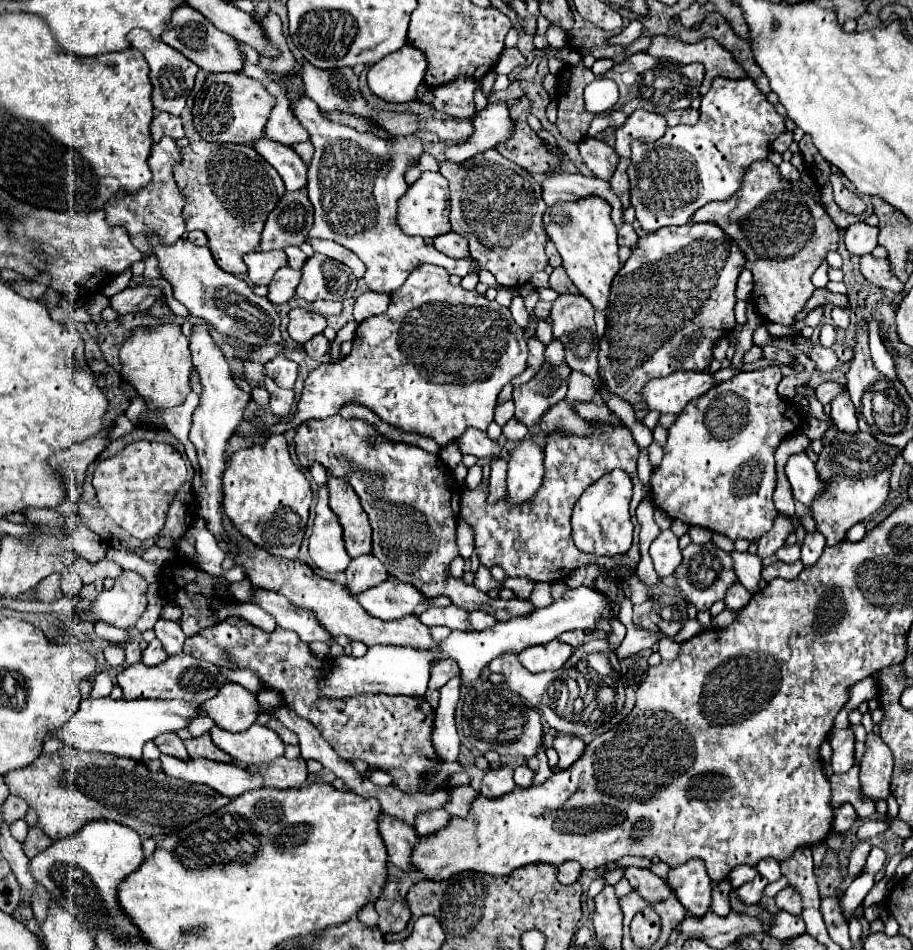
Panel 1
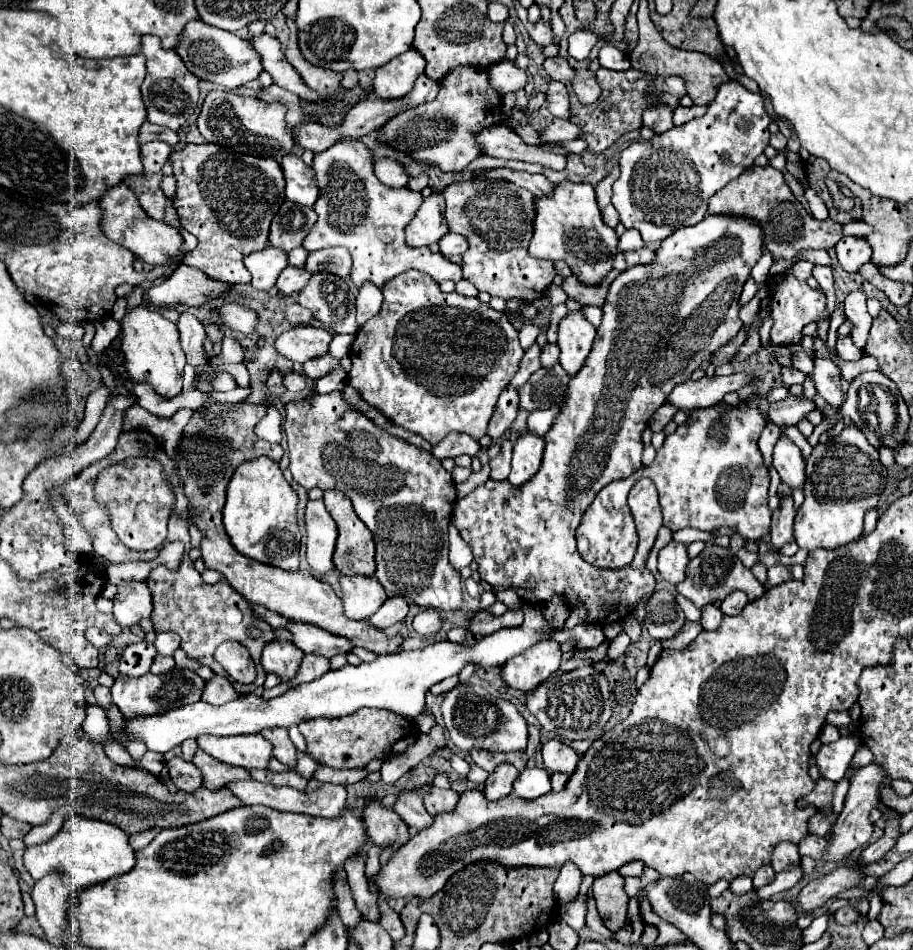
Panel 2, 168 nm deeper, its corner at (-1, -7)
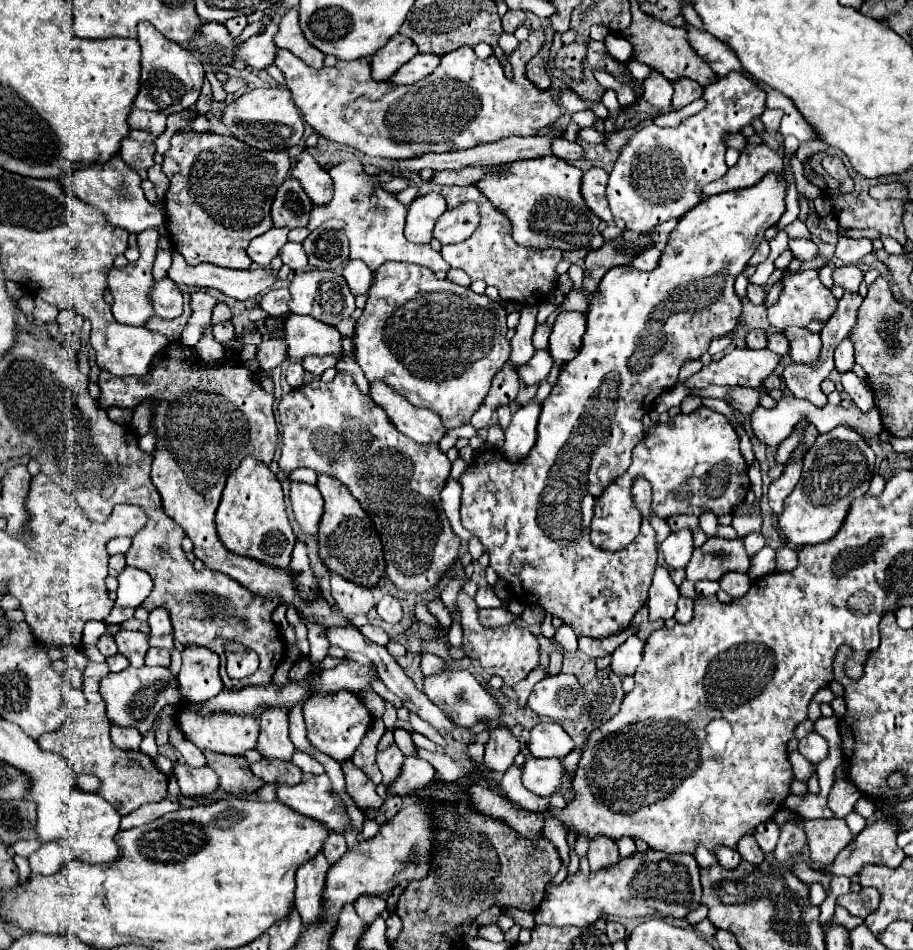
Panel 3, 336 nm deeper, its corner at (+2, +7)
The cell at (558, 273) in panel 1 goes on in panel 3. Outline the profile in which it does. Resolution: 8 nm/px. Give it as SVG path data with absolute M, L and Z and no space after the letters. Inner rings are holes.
M624 230L618 240L606 242L602 246L602 250L594 250L588 252L588 256L584 258L584 290L588 290L590 294L596 292L602 276L620 264L630 264L632 256L638 254L644 246L652 244L652 236L650 234L636 234L630 230Z

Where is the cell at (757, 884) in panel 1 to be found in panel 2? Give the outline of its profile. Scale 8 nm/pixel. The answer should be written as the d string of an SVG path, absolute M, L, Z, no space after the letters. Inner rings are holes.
M797 864L797 866L793 866L793 870L777 872L777 878L773 880L773 884L763 886L761 890L757 890L757 894L759 894L759 898L771 898L777 892L793 888L801 878L803 878L803 868L801 868L801 864Z

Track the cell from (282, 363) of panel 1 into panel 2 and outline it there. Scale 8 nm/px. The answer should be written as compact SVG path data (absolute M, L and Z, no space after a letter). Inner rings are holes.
M297 372L285 374L285 388L287 388L287 390L293 390L293 392L301 392L301 390L305 388L305 380L303 380L301 374L297 374Z

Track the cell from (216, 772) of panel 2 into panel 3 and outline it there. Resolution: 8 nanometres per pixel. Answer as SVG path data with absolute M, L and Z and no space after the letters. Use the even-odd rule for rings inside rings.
M204 752L206 764L218 774L218 788L224 792L252 792L264 782L256 778L244 756L230 756L218 752Z

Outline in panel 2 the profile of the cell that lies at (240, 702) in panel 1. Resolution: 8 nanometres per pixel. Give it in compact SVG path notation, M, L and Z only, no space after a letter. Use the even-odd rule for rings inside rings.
M213 674L207 684L205 684L205 690L201 694L201 700L207 702L207 704L213 704L213 706L219 706L219 704L225 704L233 698L239 698L239 694L233 690L233 686L229 684L229 680L225 676L217 676Z

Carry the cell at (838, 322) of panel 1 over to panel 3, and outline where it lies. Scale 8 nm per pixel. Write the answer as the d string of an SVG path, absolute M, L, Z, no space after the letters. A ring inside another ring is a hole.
M844 338L838 344L836 352L834 352L834 360L836 360L836 370L838 372L846 372L846 370L850 370L854 366L854 344L850 344L850 342L852 340Z

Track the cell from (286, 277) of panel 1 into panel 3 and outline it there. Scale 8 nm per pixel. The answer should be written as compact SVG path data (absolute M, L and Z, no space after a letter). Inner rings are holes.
M288 242L286 246L280 248L280 258L282 262L292 268L294 272L302 272L308 268L308 256L302 248L302 244L296 244L296 242Z

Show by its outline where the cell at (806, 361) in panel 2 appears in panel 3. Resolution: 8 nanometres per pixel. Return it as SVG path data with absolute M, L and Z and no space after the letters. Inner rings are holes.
M768 334L768 348L770 348L772 352L776 352L782 360L786 360L788 354L790 354L790 344L788 344L788 340L786 340L784 334L782 334L782 336L778 336L778 334Z

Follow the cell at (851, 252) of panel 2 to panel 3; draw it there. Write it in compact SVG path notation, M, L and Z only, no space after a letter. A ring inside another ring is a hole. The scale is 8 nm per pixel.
M838 234L838 244L836 244L836 258L840 258L844 264L854 264L860 258L864 258L866 254L872 252L872 240L868 238L848 238L844 234Z

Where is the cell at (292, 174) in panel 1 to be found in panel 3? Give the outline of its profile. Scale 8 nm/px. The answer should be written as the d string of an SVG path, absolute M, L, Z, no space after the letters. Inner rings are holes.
M308 152L296 156L290 176L302 184L304 192L314 204L326 204L332 200L332 180L328 172Z

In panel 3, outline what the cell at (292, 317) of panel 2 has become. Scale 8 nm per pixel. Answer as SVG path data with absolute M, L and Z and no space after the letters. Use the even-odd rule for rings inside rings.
M278 288L278 290L270 290L264 294L264 298L260 300L260 308L268 314L268 316L286 316L290 312L288 308L290 302L290 290L288 288Z

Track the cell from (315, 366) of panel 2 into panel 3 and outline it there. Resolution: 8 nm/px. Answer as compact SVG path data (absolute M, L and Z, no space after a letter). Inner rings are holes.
M306 356L302 360L302 366L304 366L304 370L308 370L316 376L322 376L322 372L326 368L336 366L336 356Z

